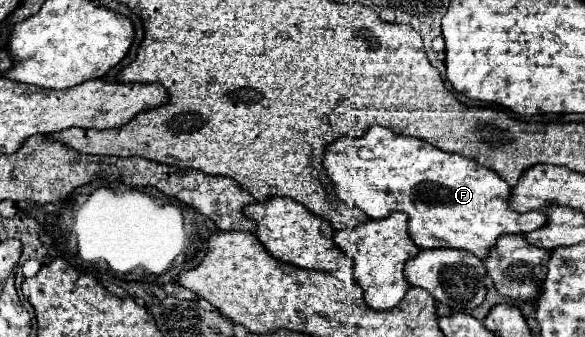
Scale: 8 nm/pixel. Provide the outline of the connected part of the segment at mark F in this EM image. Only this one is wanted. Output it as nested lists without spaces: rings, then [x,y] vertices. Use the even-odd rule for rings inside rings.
[[[371,125],[363,137],[337,137],[327,149],[323,151],[323,167],[327,177],[331,179],[337,195],[341,201],[359,207],[367,217],[381,219],[387,217],[391,211],[403,211],[409,215],[409,237],[421,249],[435,249],[435,247],[451,247],[469,251],[475,257],[483,259],[487,251],[495,245],[499,235],[507,233],[529,233],[545,225],[543,211],[527,211],[515,213],[507,207],[507,197],[511,187],[499,179],[491,169],[473,163],[473,159],[461,157],[457,153],[445,153],[421,139],[407,137],[393,133],[387,127]]]

